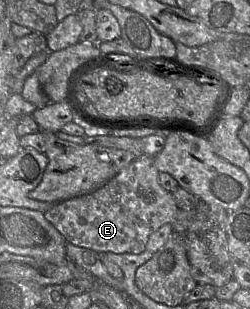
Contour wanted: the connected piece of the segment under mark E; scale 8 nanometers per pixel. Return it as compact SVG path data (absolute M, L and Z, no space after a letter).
M146 154L134 159L97 190L55 203L44 213L68 243L100 252L140 254L149 236L176 216L178 206L170 191L158 183L154 157Z

